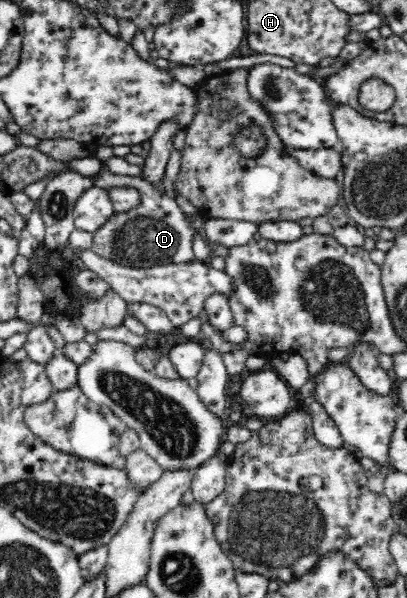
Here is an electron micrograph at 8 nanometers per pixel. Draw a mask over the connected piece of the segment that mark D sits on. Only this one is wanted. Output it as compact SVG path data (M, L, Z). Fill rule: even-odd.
M104 168L96 187L108 190L110 187L132 187L138 190L140 201L132 210L114 212L98 230L92 232L91 252L121 266L151 268L166 264L190 263L195 261L192 251L192 228L182 215L172 195L163 194L140 177L118 176Z

